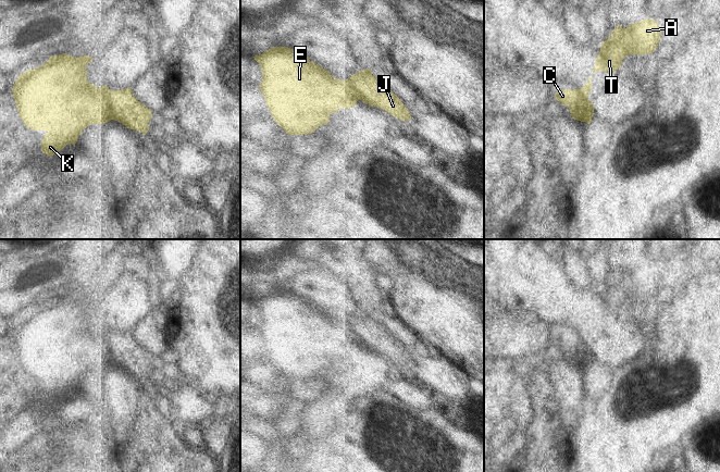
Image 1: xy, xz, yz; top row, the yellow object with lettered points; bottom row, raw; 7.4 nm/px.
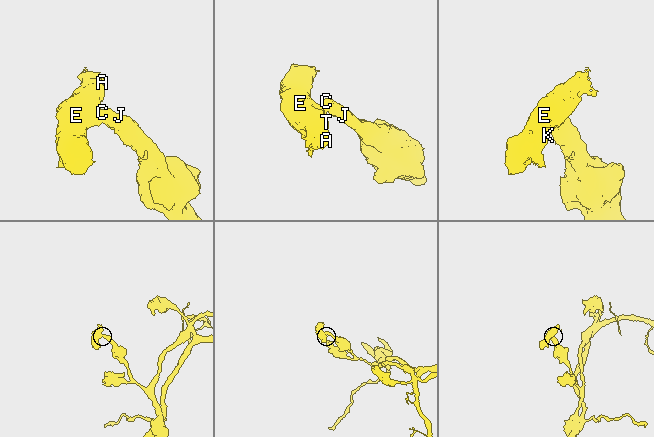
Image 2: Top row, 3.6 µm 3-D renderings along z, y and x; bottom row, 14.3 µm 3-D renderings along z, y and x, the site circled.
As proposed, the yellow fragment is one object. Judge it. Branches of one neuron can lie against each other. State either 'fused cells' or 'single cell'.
fused cells

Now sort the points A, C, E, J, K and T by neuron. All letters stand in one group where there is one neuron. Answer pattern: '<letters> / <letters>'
A E K T / C J

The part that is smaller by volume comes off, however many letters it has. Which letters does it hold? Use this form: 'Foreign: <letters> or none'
Foreign: A, E, K, T.

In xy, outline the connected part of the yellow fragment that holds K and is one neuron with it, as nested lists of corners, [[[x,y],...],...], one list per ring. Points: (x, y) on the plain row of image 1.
[[[67,297],[51,299],[41,310],[23,315],[13,328],[13,341],[24,369],[34,374],[47,375],[41,384],[41,395],[48,400],[52,400],[69,387],[75,390],[78,380],[88,369],[105,368],[112,363],[111,349],[108,343],[110,333],[107,328],[97,332],[96,328],[90,327],[87,323],[86,309],[91,305],[90,299],[79,301]]]

